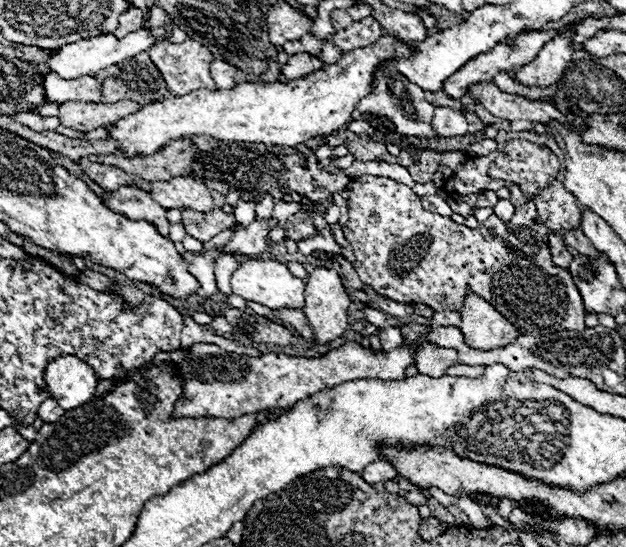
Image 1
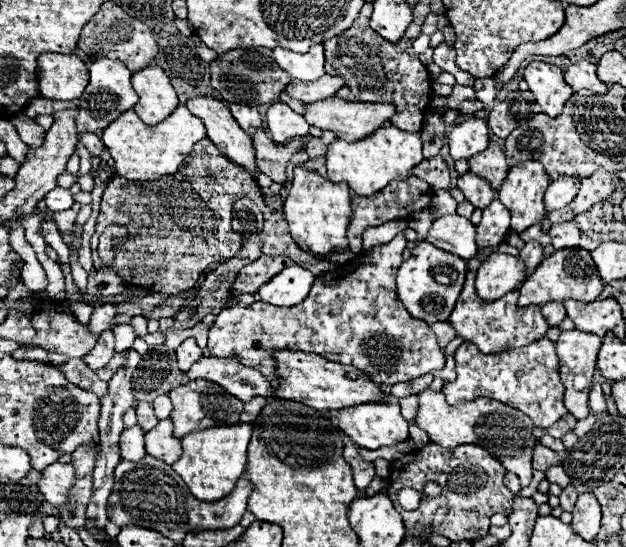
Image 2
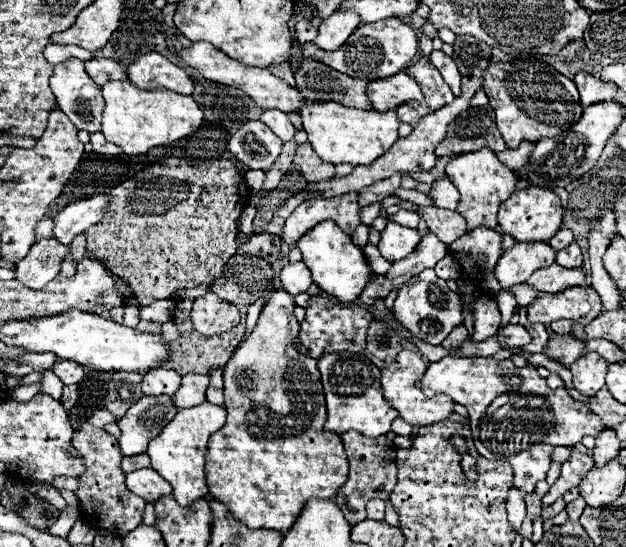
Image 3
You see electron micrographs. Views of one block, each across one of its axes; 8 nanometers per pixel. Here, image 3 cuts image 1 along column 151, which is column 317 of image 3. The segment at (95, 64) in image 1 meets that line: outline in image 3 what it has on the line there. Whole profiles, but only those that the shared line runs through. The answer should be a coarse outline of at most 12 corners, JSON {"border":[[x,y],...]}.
{"border":[[334,12],[320,24],[314,46],[334,52],[360,20],[354,12]]}

